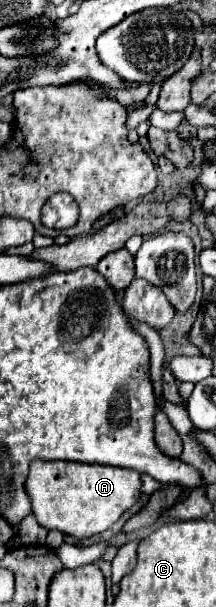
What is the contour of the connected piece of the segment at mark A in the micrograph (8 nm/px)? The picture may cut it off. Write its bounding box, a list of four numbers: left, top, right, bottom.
[25,460,141,538]

